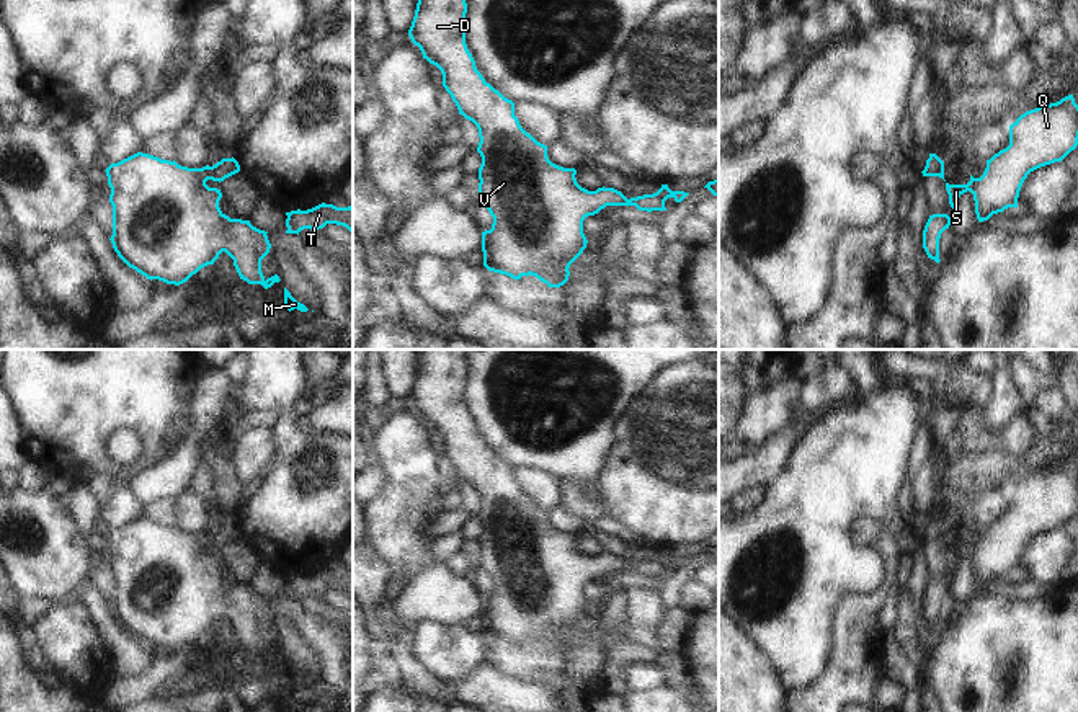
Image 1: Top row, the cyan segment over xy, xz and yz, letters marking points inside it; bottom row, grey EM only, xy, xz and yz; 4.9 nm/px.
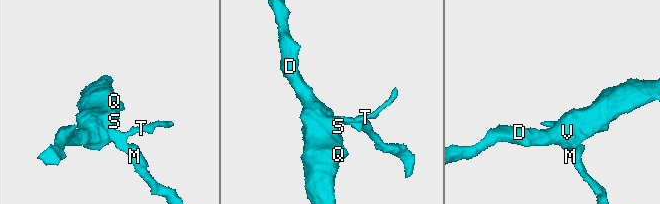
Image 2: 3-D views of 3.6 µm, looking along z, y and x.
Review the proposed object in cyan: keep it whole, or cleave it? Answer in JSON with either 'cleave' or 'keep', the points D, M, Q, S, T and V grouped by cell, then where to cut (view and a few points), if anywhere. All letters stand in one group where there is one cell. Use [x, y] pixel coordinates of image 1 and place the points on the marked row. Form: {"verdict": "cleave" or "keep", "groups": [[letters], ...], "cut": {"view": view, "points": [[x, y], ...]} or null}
{"verdict": "keep", "groups": [["D", "M", "Q", "S", "T", "V"]], "cut": null}

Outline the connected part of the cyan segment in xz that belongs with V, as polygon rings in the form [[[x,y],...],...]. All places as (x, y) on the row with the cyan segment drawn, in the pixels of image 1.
[[[418,0],[408,36],[412,42],[420,47],[423,59],[441,70],[443,87],[456,103],[459,114],[472,121],[479,129],[480,142],[477,152],[482,157],[482,165],[479,168],[479,201],[493,217],[492,229],[482,232],[483,266],[488,271],[506,274],[516,281],[531,274],[549,287],[560,287],[568,281],[570,265],[586,248],[588,240],[583,234],[583,220],[588,216],[598,214],[606,206],[635,206],[639,211],[647,212],[666,211],[665,201],[668,198],[681,202],[689,193],[671,191],[668,185],[662,185],[653,194],[627,199],[614,188],[603,186],[596,191],[581,188],[575,178],[577,170],[552,163],[547,157],[547,145],[537,142],[521,127],[514,116],[514,103],[487,83],[477,70],[475,60],[466,44],[466,13],[466,0]]]

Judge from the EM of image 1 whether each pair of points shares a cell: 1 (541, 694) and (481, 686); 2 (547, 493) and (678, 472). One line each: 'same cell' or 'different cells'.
1: same cell
2: different cells

